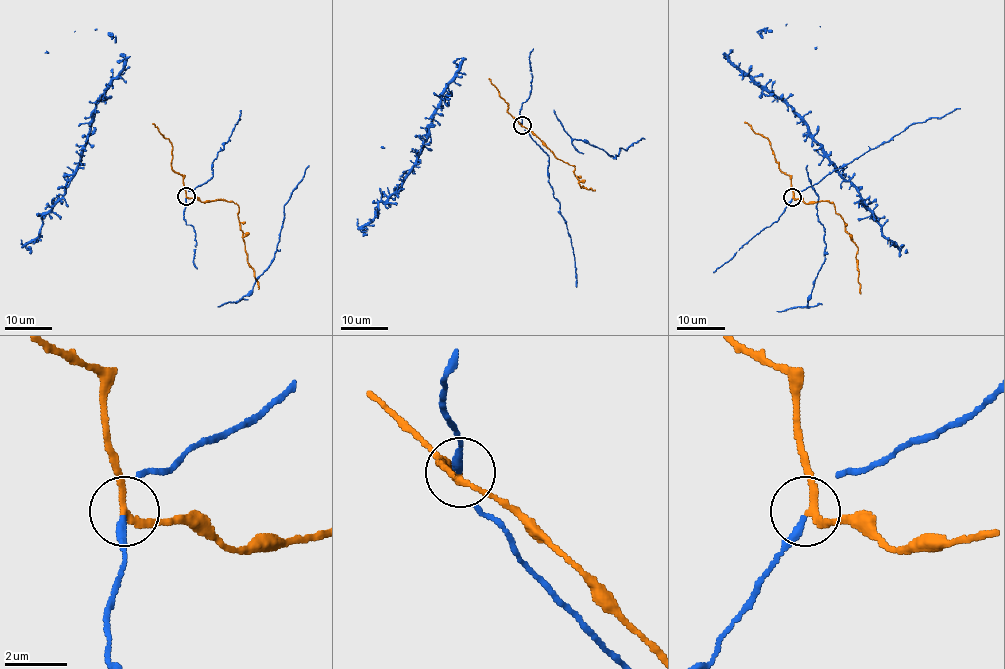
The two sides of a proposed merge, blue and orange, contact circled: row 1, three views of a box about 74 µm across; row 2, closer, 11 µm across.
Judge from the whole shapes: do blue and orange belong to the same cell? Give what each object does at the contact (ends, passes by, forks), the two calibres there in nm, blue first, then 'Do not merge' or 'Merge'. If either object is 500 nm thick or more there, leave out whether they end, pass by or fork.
At the ring blue ends. At the ring orange passes by. Thickness 240 nm (blue) against 200 nm. Do not merge

